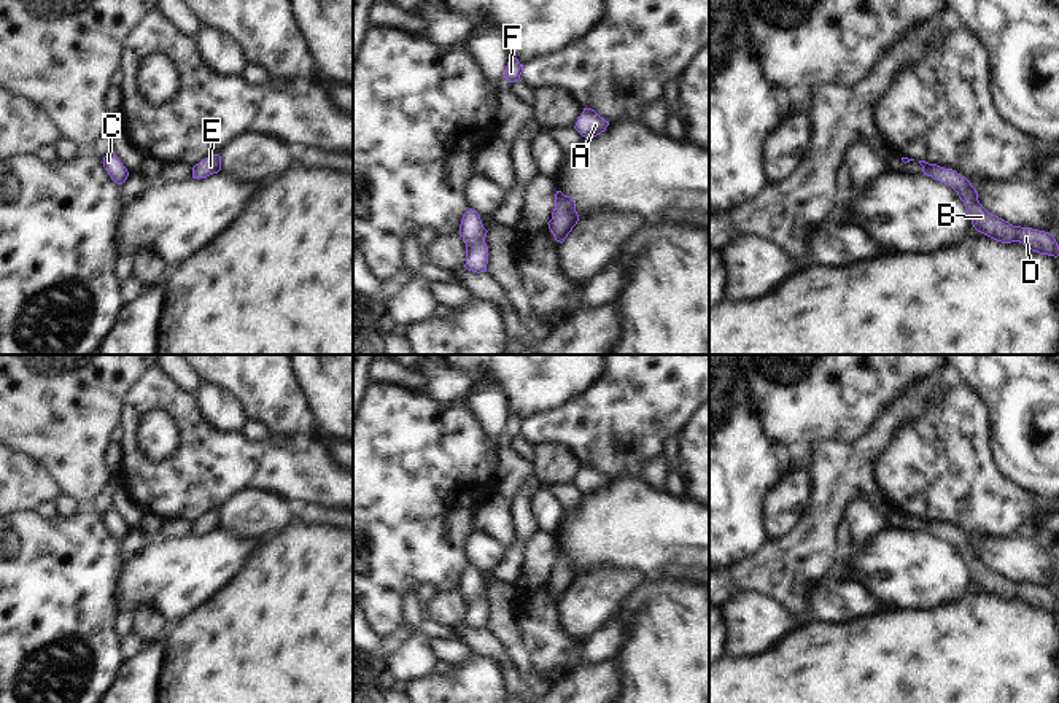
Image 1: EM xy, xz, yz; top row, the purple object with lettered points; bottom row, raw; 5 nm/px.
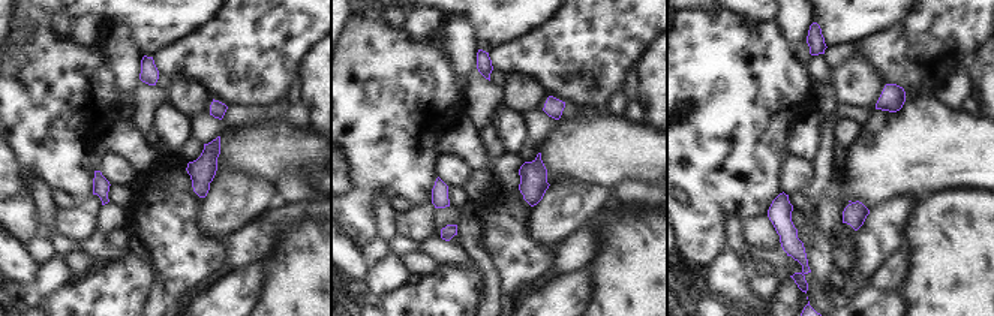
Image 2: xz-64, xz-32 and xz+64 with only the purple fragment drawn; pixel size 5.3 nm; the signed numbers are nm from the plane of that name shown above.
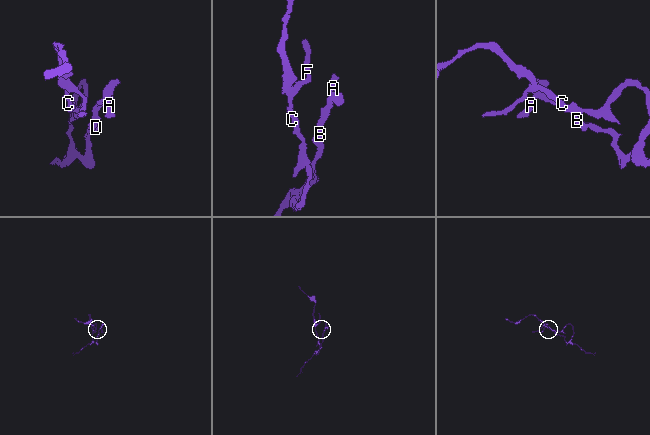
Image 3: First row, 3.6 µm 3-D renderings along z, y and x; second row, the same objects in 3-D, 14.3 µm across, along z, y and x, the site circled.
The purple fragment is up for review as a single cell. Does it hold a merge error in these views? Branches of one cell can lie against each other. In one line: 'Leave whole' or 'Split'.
Leave whole

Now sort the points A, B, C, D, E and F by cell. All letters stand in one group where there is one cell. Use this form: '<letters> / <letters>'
A B C D E F

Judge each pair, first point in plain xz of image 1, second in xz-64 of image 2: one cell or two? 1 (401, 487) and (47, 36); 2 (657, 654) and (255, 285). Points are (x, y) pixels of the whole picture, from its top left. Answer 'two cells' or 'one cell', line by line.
1: one cell
2: two cells

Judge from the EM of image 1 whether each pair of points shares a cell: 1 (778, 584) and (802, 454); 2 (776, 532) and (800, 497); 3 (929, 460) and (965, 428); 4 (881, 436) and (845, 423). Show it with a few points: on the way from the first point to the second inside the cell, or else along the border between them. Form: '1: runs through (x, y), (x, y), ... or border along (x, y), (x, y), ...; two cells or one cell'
1: border along (805, 447), (810, 450), (810, 465), (806, 468); two cells
2: runs through (779, 524), (781, 516), (792, 504); one cell
3: runs through (938, 454), (956, 436); one cell
4: border along (886, 407), (883, 415), (854, 441), (832, 441); two cells

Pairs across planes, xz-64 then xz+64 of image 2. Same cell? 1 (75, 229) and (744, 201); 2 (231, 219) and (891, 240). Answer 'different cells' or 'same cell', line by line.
1: different cells
2: same cell

